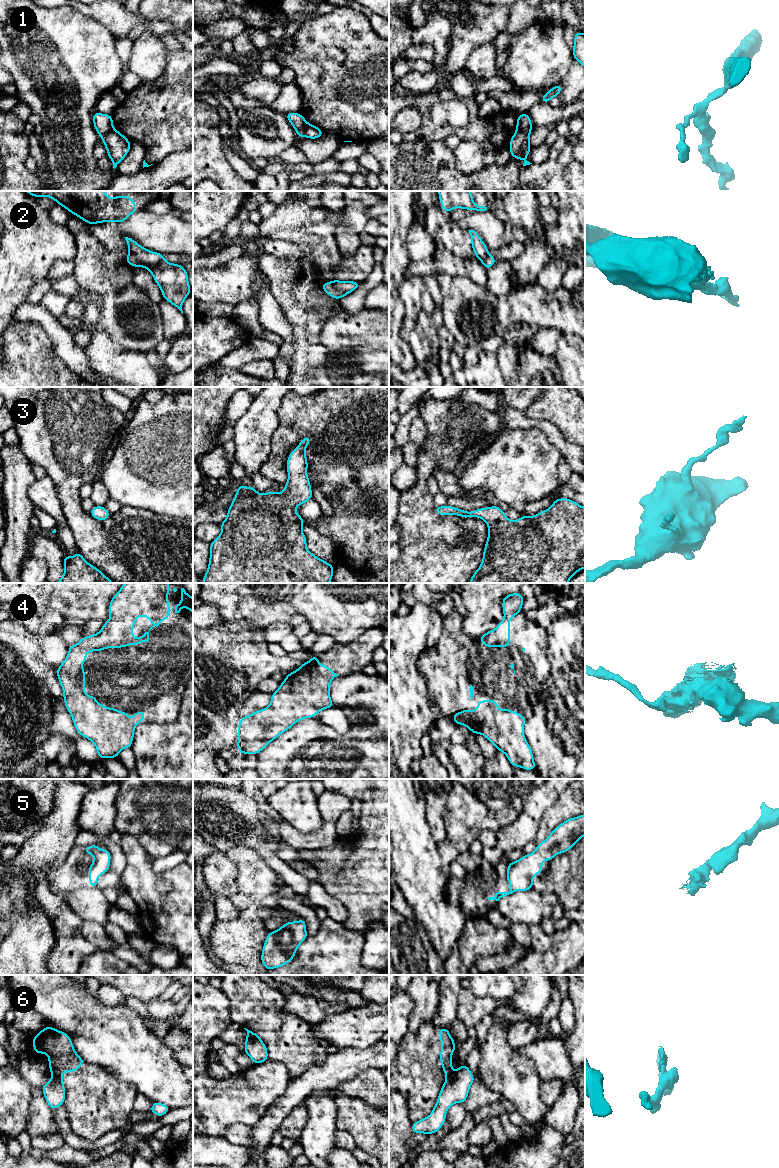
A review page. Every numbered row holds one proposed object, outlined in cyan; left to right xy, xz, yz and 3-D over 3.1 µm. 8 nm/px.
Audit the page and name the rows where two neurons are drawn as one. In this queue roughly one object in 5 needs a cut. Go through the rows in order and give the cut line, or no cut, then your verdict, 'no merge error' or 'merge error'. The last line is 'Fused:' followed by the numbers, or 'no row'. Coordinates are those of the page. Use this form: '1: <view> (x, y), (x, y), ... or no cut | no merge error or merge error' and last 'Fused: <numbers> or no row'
1: yz (531, 127), (516, 131) | merge error
2: xy (130, 252), (140, 261), (150, 265), (163, 260) | merge error
3: no cut | no merge error
4: no cut | no merge error
5: no cut | no merge error
6: xy (52, 1077), (56, 1078), (63, 1086) | merge error
Fused: 1, 2, 6

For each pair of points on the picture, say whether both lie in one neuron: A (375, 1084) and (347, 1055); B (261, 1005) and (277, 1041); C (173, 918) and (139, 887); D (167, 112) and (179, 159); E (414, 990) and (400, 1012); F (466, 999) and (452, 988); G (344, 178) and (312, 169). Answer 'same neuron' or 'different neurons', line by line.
A: different neurons
B: same neuron
C: same neuron
D: different neurons
E: different neurons
F: different neurons
G: different neurons

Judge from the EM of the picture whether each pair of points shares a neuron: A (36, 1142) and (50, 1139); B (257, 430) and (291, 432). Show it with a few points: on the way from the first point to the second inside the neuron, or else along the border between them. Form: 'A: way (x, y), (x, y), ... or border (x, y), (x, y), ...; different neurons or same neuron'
A: way (39, 1142), (47, 1142); same neuron
B: border (278, 408), (278, 426), (272, 434), (269, 454); different neurons

